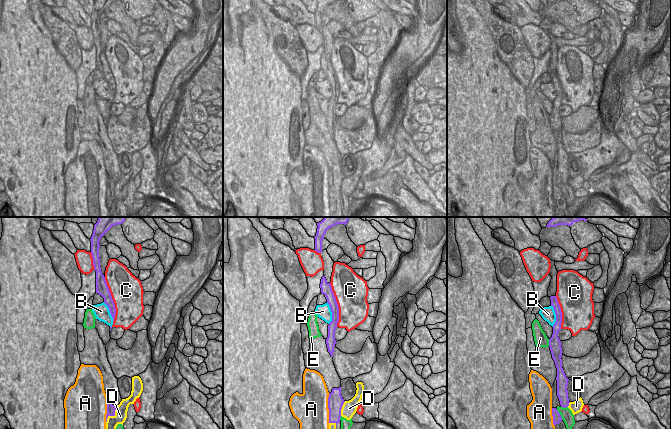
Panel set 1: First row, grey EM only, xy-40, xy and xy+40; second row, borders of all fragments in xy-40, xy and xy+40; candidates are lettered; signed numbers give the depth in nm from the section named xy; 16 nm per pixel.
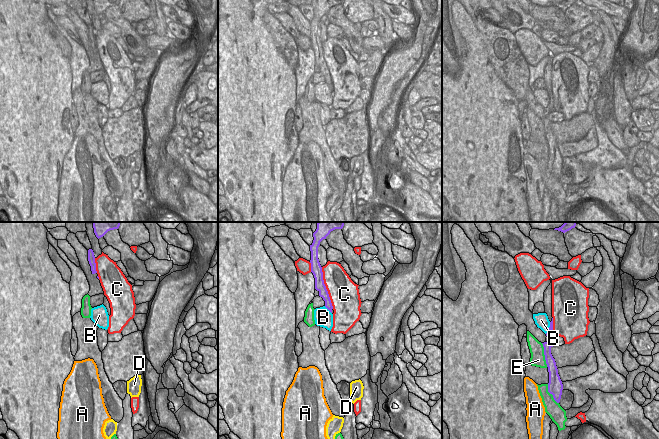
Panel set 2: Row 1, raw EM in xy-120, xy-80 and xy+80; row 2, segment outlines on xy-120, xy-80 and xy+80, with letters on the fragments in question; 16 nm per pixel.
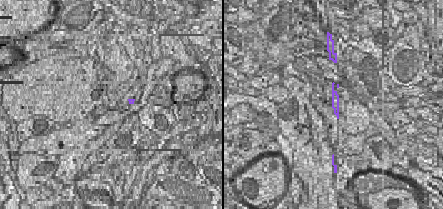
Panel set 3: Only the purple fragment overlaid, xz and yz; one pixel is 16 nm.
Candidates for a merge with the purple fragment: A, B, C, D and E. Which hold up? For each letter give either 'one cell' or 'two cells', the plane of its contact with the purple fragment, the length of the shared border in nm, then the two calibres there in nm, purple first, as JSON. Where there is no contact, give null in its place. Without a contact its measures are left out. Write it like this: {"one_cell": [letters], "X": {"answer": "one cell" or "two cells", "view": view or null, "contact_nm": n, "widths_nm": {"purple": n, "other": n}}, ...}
{"one_cell": [], "A": {"answer": "two cells", "view": "xy", "contact_nm": 480, "widths_nm": {"purple": 260, "other": 500}}, "B": {"answer": "two cells", "view": "xy+40", "contact_nm": 360, "widths_nm": {"purple": 130, "other": 220}}, "C": {"answer": "two cells", "view": "xy-40", "contact_nm": 750, "widths_nm": {"purple": 200, "other": 480}}, "D": {"answer": "two cells", "view": "xy-40", "contact_nm": 320, "widths_nm": {"purple": 130, "other": 190}}, "E": {"answer": "two cells", "view": "xy+40", "contact_nm": 220, "widths_nm": {"purple": 140, "other": 190}}}

